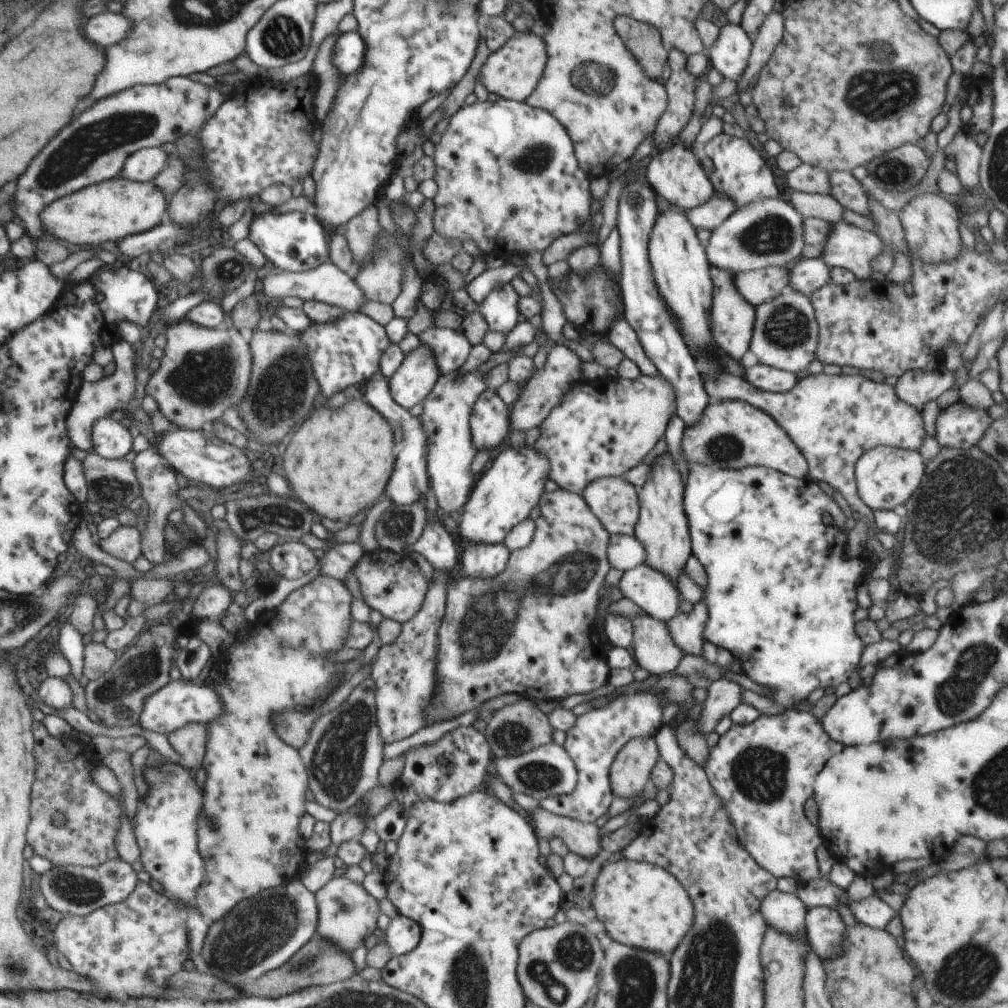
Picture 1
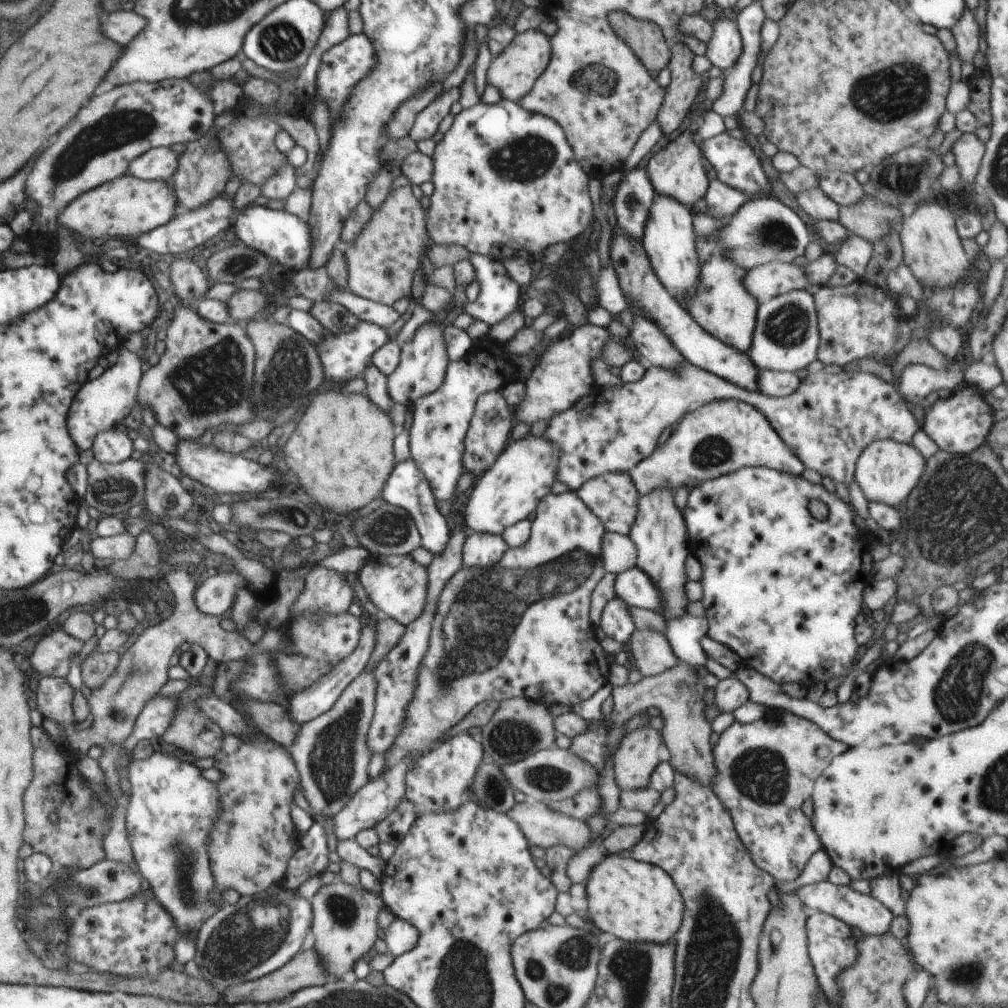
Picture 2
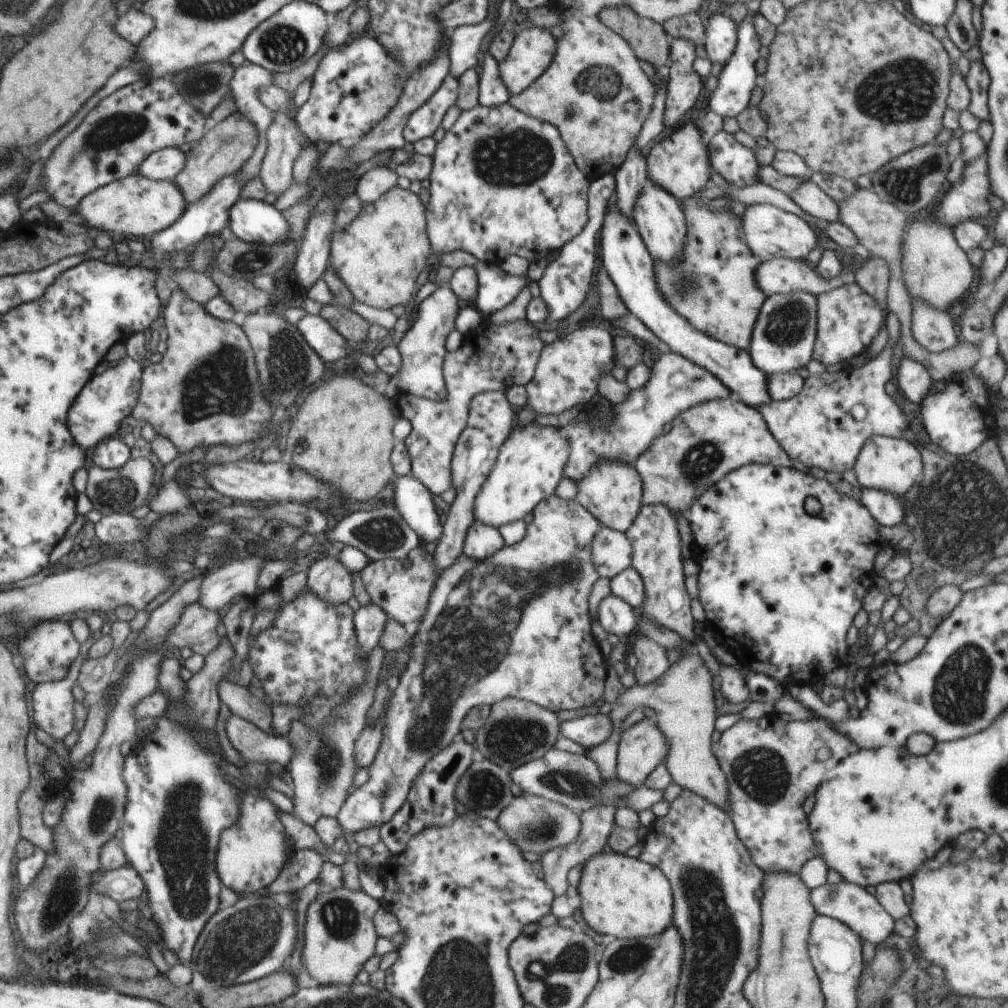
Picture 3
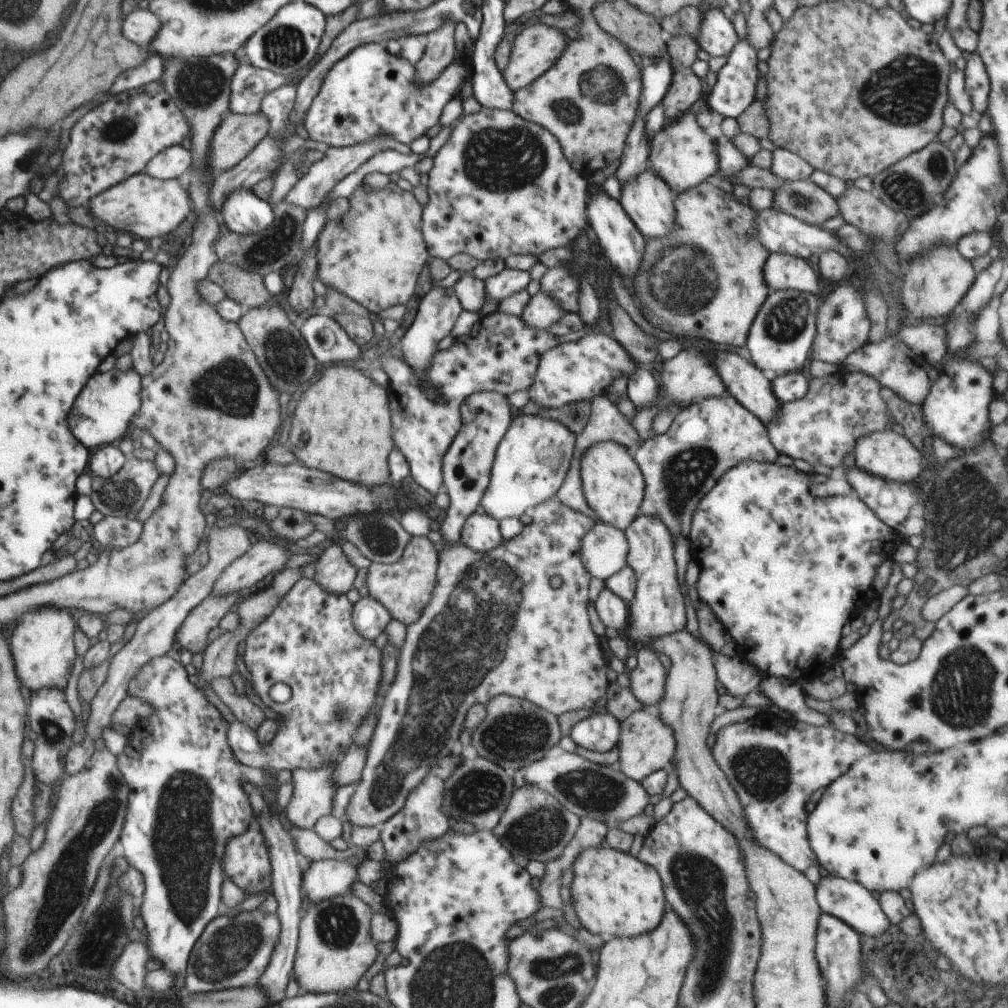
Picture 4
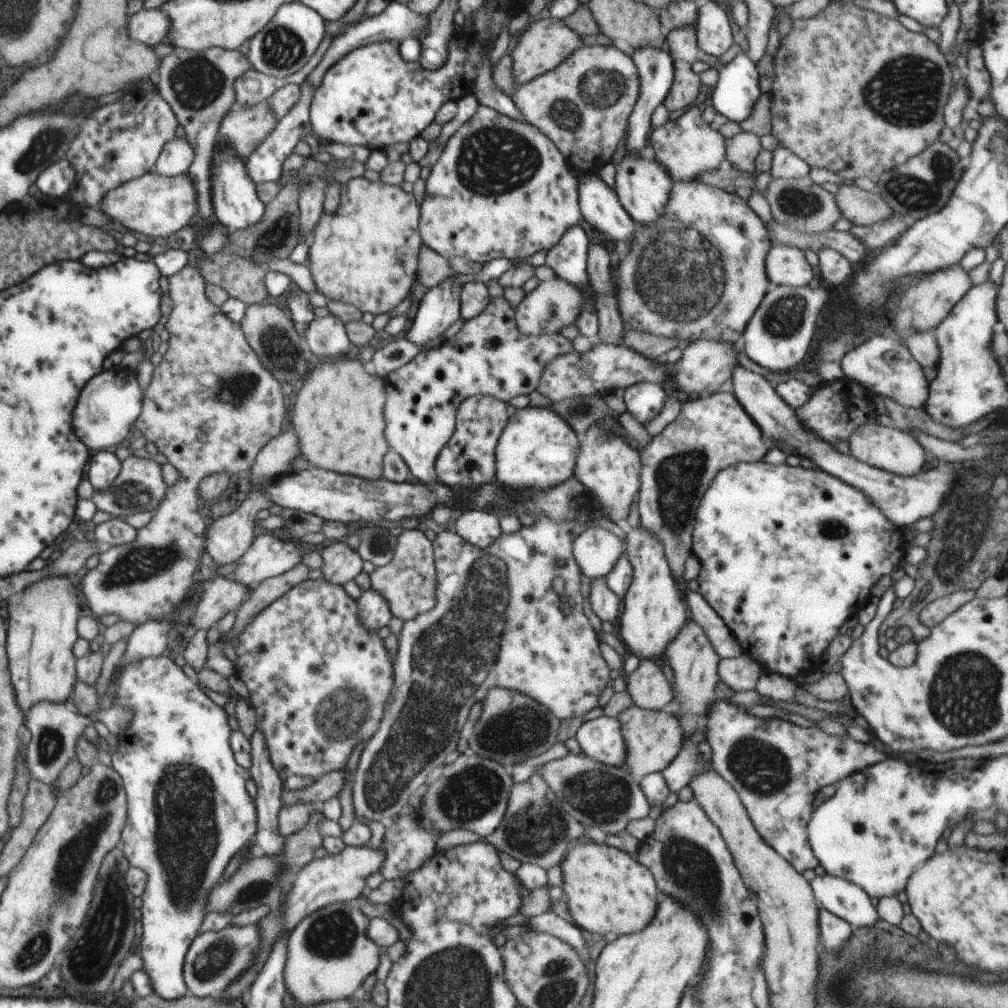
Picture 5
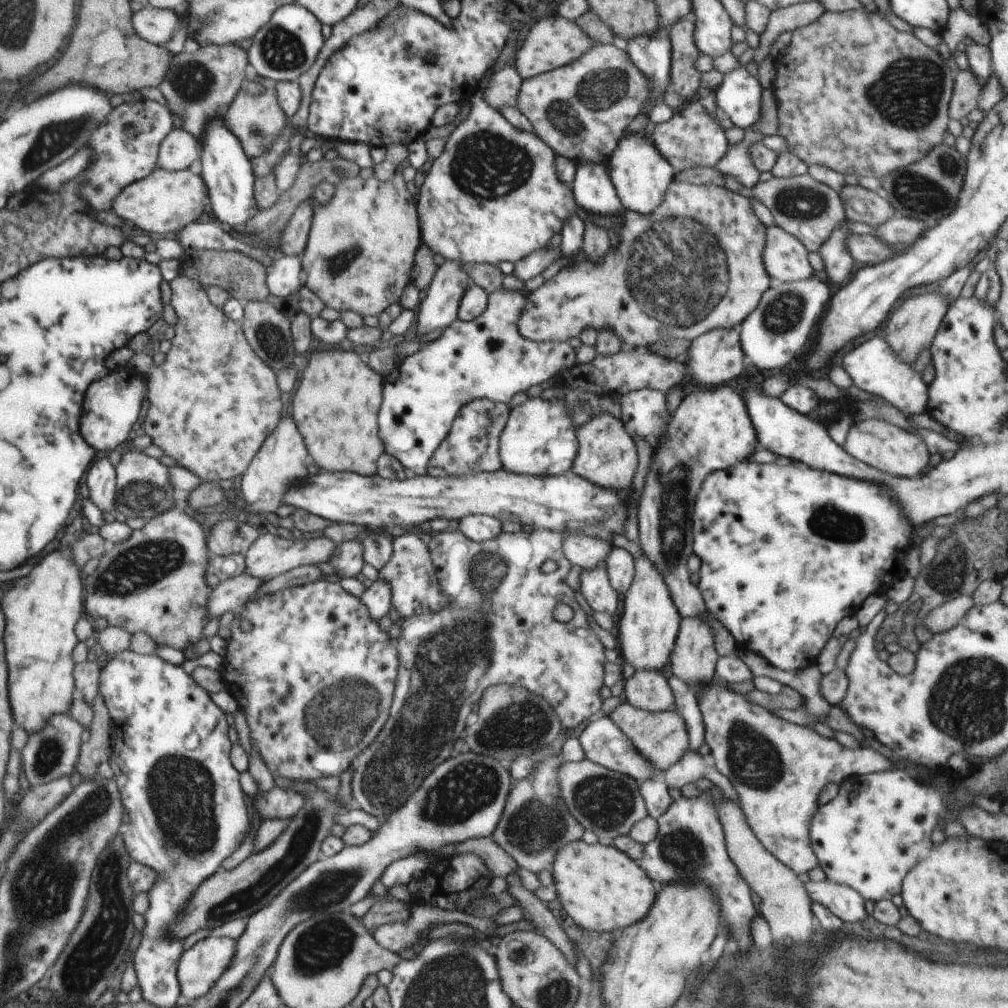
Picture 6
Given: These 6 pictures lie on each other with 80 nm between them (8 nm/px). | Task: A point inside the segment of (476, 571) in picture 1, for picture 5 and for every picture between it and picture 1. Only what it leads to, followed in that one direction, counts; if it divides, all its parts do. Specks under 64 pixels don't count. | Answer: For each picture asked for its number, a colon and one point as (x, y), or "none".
2: (479, 550)
3: (482, 541)
4: (481, 532)
5: (480, 528)

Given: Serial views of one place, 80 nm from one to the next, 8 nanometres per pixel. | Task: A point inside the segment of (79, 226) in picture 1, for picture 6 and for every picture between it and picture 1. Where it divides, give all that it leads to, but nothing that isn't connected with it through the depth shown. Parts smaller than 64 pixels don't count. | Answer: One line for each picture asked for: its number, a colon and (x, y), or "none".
2: (127, 207)
3: (137, 206)
4: (142, 205)
5: (157, 206)
6: (159, 205)

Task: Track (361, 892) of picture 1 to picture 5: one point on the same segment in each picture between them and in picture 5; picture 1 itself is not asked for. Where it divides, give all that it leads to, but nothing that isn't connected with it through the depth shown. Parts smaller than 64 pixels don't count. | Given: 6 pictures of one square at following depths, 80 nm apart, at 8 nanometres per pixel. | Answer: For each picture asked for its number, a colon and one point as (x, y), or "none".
2: (344, 918)
3: (339, 936)
4: (335, 948)
5: (329, 955)

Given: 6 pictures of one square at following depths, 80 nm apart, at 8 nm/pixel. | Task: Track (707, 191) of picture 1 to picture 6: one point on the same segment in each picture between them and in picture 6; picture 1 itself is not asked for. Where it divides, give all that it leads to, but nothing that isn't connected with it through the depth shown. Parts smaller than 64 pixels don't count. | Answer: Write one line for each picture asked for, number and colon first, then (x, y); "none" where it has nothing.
2: (677, 171)
3: (679, 163)
4: (683, 154)
5: (686, 145)
6: (691, 138)

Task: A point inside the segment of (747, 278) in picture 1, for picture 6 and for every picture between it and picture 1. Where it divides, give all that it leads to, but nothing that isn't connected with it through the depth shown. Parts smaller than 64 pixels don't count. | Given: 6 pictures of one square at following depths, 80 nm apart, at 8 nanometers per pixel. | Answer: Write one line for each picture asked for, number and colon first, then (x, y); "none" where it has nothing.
2: (765, 282)
3: (779, 276)
4: (782, 271)
5: (785, 265)
6: (786, 259)

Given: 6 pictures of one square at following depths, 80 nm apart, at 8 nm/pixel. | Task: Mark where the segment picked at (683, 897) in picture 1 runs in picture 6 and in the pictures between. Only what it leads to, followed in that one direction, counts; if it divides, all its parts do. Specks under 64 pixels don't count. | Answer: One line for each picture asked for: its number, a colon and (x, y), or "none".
2: (633, 900)
3: (623, 896)
4: (613, 893)
5: (607, 890)
6: (599, 887)

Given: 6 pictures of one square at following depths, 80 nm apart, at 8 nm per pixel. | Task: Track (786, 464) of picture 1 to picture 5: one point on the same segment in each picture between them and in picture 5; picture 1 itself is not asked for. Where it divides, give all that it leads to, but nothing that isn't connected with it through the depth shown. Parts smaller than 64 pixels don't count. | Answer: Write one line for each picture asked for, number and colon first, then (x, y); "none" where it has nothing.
2: (721, 437)
3: (706, 442)
4: (705, 439)
5: (712, 432)

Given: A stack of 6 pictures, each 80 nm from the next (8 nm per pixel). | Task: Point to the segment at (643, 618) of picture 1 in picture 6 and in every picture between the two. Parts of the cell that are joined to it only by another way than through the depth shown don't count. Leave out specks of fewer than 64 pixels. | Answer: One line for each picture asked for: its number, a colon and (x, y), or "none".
2: (653, 654)
3: (652, 663)
4: (647, 680)
5: (648, 687)
6: (647, 690)

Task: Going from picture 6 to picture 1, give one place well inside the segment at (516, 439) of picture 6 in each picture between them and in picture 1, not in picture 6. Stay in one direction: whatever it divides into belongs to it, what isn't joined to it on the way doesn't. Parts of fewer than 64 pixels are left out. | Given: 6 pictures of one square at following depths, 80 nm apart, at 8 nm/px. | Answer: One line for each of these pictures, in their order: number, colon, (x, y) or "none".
1: (507, 492)
2: (524, 473)
3: (530, 464)
4: (531, 461)
5: (537, 449)

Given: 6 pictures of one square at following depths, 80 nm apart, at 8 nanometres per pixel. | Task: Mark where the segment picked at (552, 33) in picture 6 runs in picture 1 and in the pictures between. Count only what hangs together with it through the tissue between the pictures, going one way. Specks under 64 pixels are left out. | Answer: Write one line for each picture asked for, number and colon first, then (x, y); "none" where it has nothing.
1: (512, 72)
2: (514, 73)
3: (532, 50)
4: (537, 48)
5: (548, 41)

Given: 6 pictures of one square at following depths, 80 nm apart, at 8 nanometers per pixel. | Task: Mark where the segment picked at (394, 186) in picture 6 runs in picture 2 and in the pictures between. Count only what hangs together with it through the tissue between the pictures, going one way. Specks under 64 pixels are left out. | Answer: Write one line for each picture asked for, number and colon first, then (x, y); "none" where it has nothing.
2: (382, 262)
3: (378, 257)
4: (373, 254)
5: (365, 253)

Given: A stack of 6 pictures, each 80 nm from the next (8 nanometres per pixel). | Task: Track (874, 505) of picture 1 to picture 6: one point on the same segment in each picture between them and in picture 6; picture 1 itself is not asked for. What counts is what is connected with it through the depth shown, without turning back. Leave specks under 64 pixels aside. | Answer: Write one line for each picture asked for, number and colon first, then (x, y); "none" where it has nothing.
2: (887, 471)
3: (893, 465)
4: (886, 454)
5: (890, 449)
6: (895, 450)

